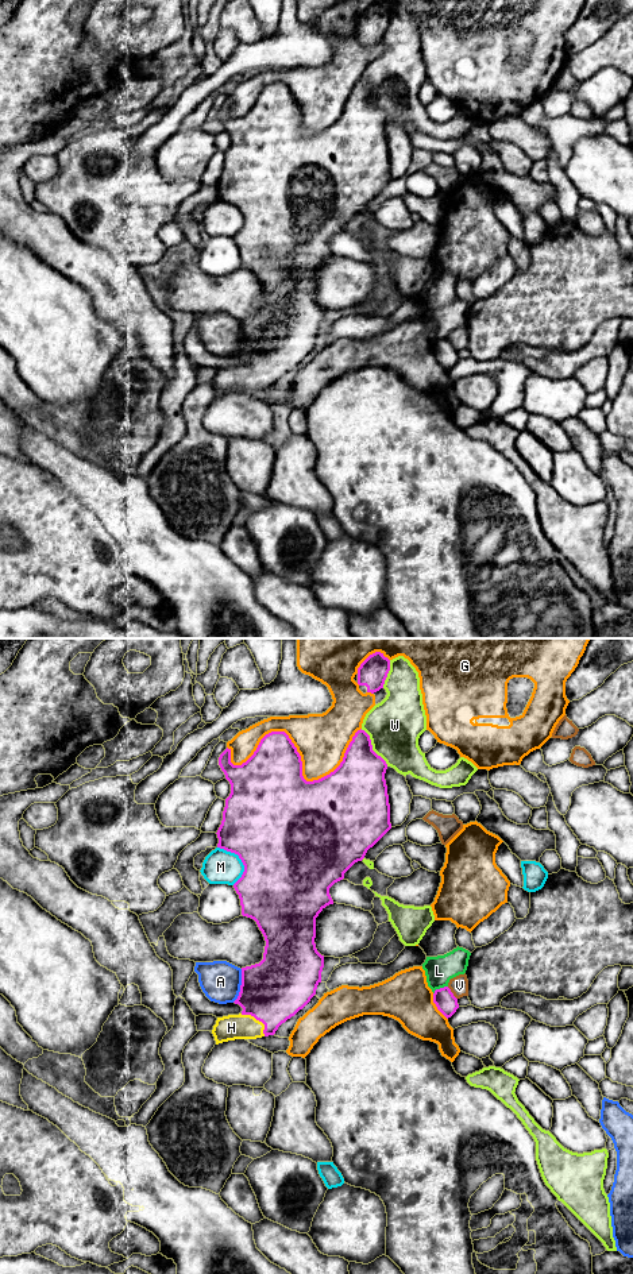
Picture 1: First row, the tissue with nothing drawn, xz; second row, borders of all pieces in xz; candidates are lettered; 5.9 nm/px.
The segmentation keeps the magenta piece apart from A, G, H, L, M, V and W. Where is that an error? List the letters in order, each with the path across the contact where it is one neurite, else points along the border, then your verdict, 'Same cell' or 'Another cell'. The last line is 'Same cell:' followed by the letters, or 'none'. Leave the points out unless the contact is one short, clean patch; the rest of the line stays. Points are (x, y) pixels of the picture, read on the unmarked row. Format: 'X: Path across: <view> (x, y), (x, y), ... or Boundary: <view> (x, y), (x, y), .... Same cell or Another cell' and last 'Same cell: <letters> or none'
A: Another cell
G: Another cell
H: Path across: xz (273, 343), (258, 371), (246, 378), (231, 379). Same cell
L: Another cell
M: Another cell
V: Another cell
W: Another cell
Same cell: H

